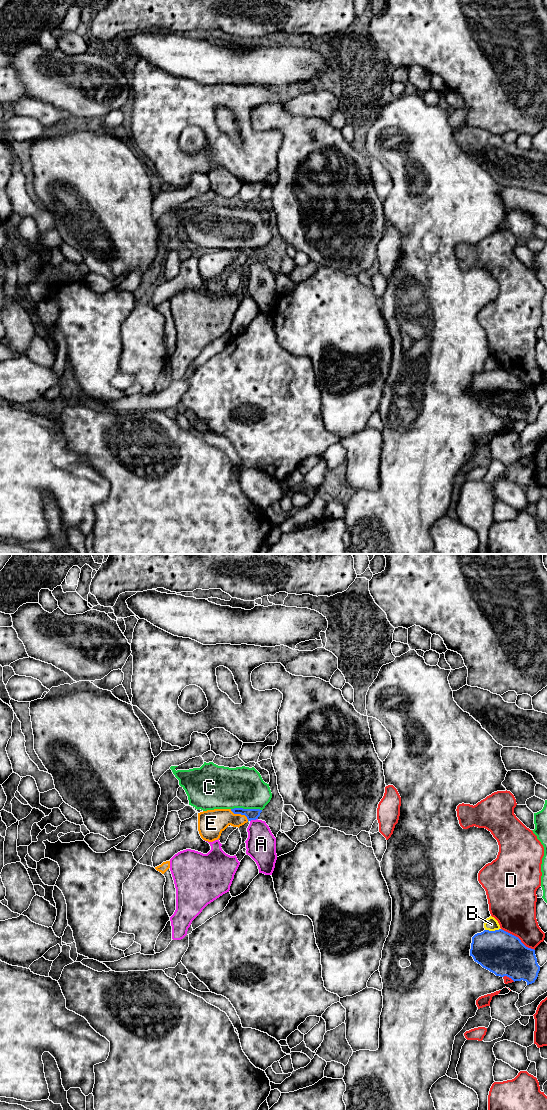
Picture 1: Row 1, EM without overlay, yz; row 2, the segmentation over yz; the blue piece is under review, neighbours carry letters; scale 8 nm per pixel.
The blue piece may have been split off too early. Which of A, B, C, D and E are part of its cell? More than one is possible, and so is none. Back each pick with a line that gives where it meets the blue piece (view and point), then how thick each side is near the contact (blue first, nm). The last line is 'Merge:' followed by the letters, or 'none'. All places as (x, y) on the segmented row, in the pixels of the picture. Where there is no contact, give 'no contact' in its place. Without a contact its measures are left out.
Merge: none

